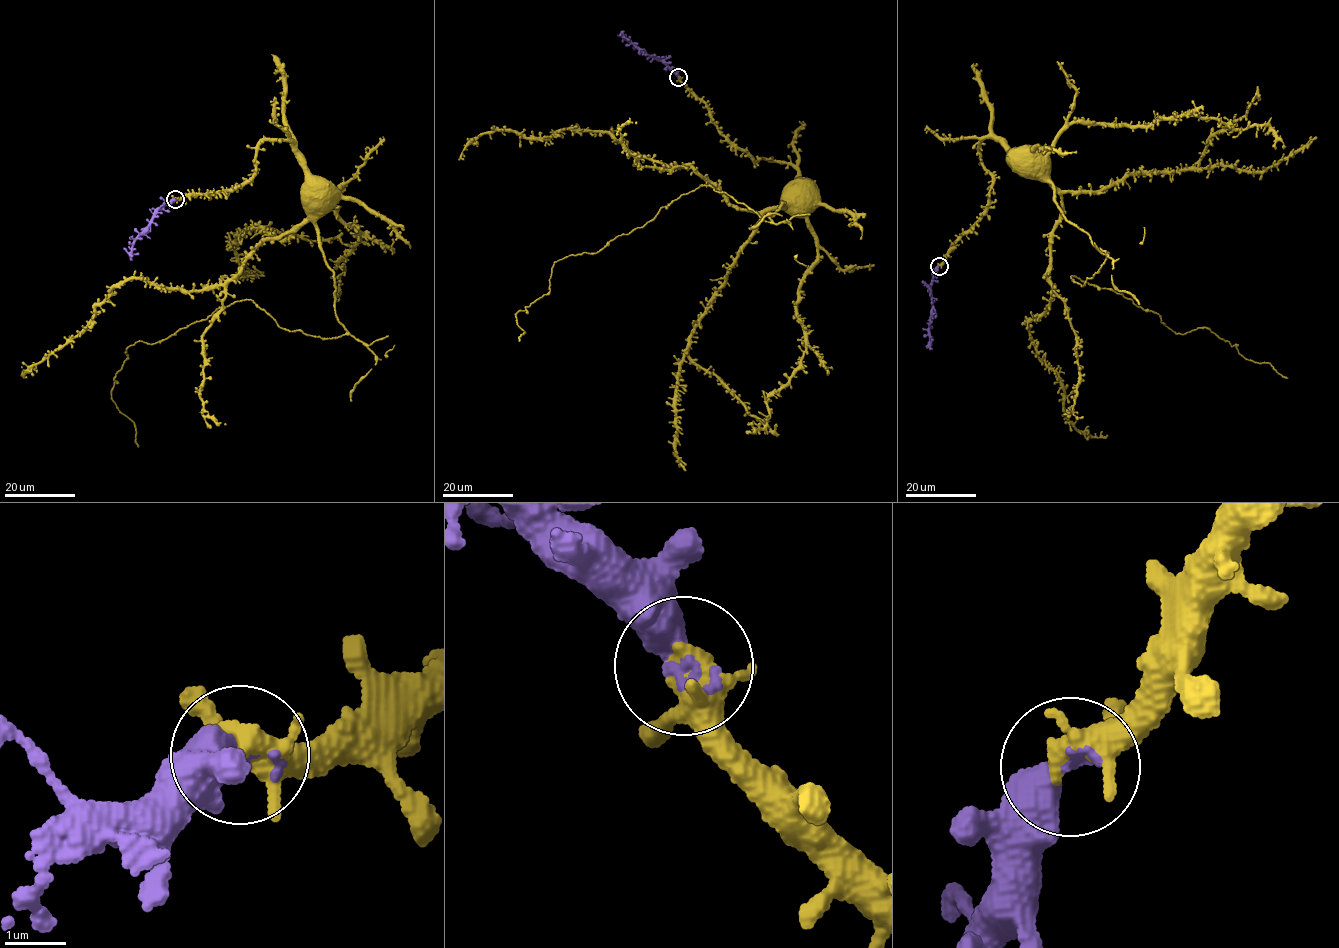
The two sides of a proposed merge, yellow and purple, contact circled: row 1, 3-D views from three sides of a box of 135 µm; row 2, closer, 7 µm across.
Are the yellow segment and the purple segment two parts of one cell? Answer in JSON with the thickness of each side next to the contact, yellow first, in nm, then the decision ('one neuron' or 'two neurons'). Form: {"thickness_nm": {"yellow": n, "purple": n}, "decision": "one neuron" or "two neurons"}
{"thickness_nm": {"yellow": 400, "purple": 480}, "decision": "one neuron"}

